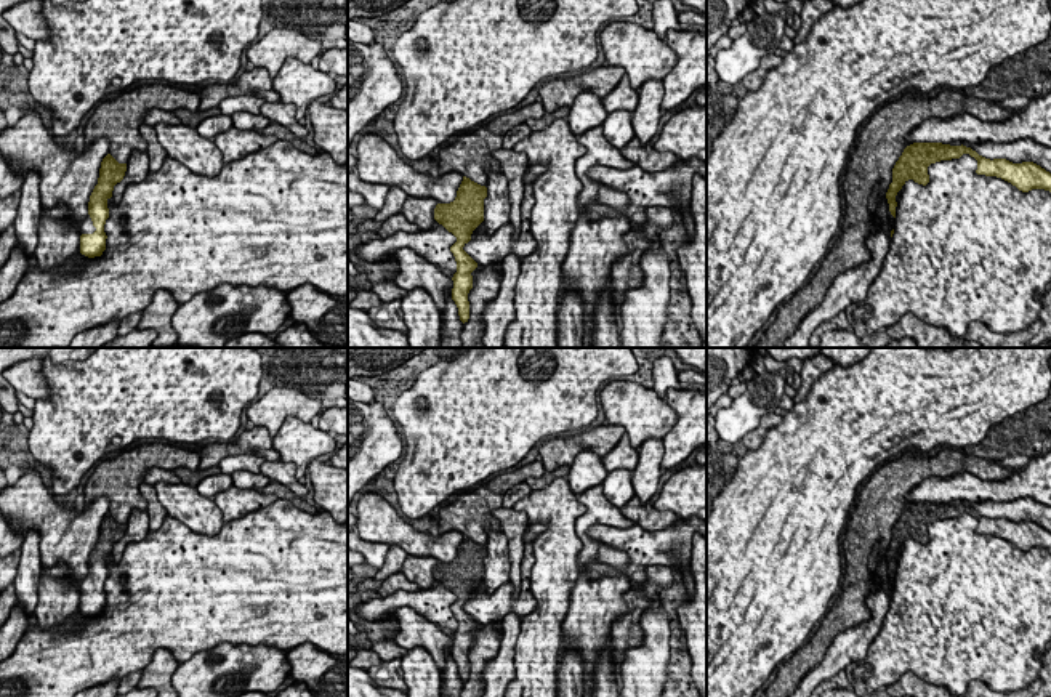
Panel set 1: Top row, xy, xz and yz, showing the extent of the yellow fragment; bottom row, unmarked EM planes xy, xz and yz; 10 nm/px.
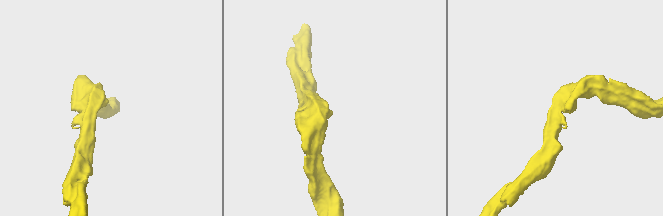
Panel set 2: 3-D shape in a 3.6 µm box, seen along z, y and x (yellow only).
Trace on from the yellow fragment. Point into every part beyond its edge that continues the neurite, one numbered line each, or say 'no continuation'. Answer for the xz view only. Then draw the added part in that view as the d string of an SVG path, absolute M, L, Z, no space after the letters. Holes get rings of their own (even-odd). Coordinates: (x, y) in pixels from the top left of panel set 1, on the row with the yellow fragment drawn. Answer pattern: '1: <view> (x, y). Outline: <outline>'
no continuation

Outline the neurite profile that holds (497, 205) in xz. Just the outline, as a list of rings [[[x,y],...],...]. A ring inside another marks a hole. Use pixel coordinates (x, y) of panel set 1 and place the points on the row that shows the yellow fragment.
[[[487,171],[487,197],[484,199],[484,226],[487,236],[492,236],[497,229],[509,224],[509,191],[508,179],[503,171]]]

